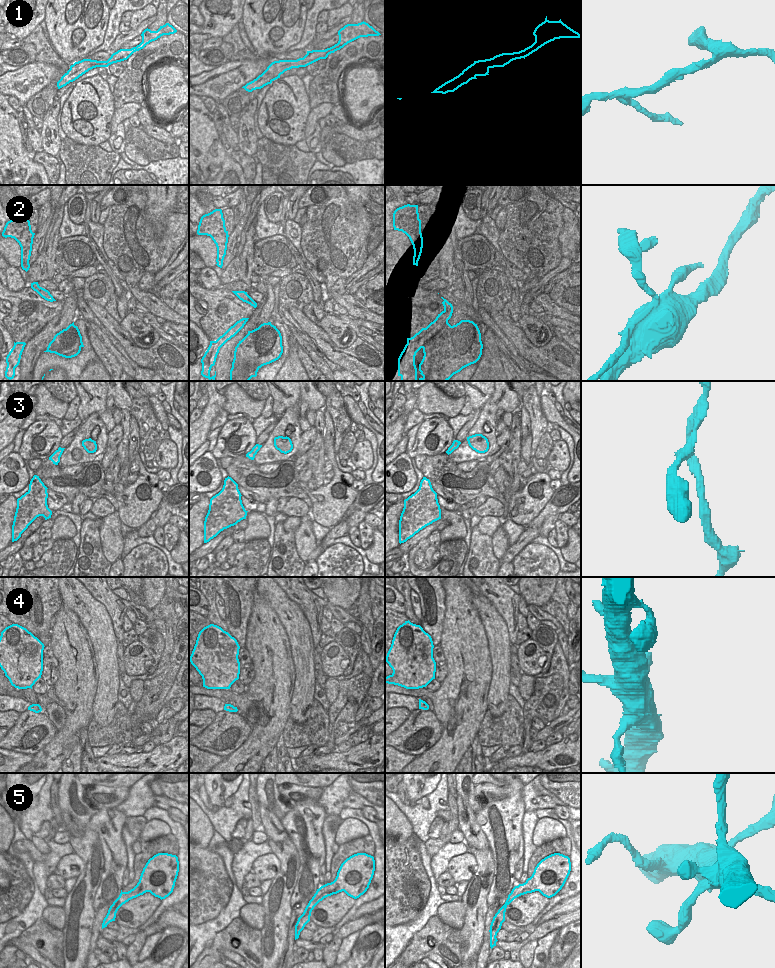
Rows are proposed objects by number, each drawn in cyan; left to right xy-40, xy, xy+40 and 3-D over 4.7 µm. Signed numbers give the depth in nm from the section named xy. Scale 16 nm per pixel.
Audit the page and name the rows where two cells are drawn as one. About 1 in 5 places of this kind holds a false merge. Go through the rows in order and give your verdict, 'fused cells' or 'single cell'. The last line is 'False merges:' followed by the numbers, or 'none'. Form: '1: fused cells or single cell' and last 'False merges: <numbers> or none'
1: single cell
2: single cell
3: single cell
4: single cell
5: single cell
False merges: none

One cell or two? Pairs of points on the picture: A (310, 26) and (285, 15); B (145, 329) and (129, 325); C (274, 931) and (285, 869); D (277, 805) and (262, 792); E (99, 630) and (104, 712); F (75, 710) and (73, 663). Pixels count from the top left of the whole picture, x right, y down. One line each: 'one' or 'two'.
A: two
B: one
C: one
D: one
E: one
F: one

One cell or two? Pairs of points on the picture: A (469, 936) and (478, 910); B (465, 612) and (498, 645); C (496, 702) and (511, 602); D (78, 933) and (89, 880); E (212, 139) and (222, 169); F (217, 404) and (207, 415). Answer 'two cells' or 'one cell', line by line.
A: one cell
B: two cells
C: two cells
D: one cell
E: one cell
F: one cell

